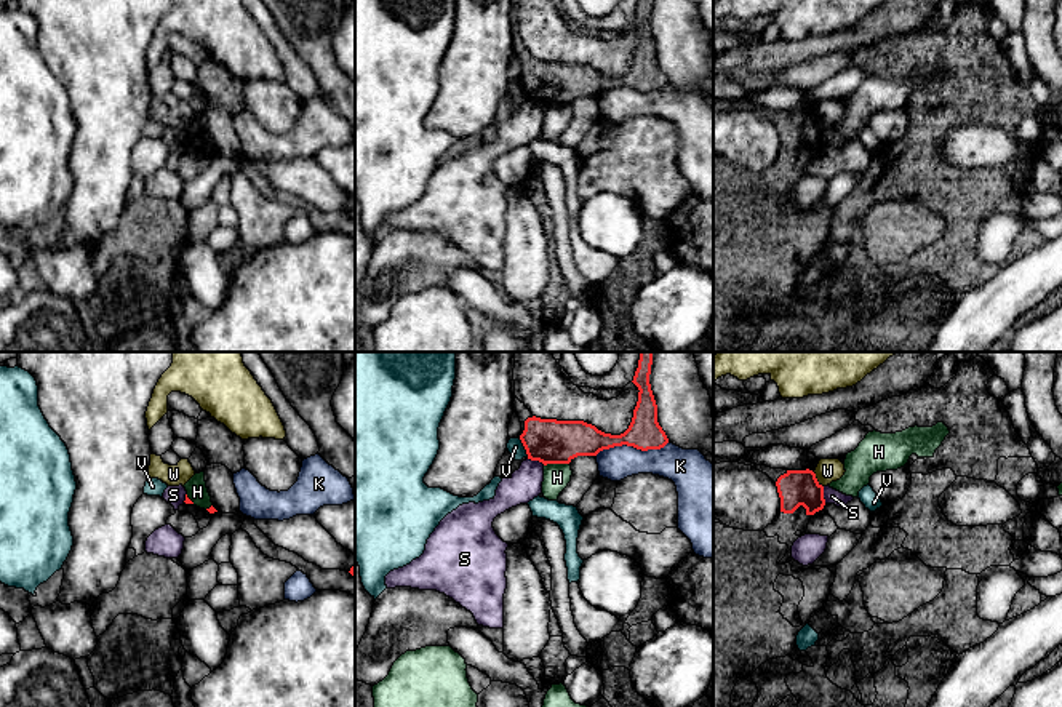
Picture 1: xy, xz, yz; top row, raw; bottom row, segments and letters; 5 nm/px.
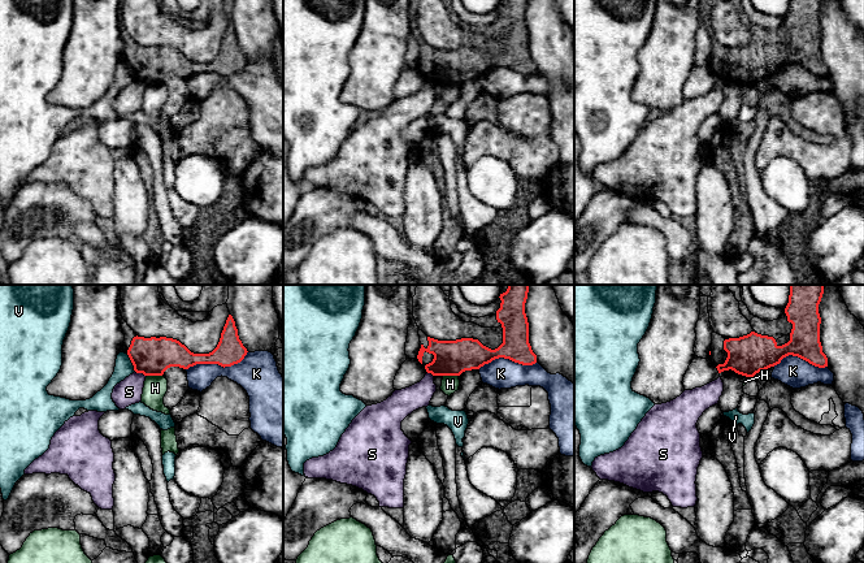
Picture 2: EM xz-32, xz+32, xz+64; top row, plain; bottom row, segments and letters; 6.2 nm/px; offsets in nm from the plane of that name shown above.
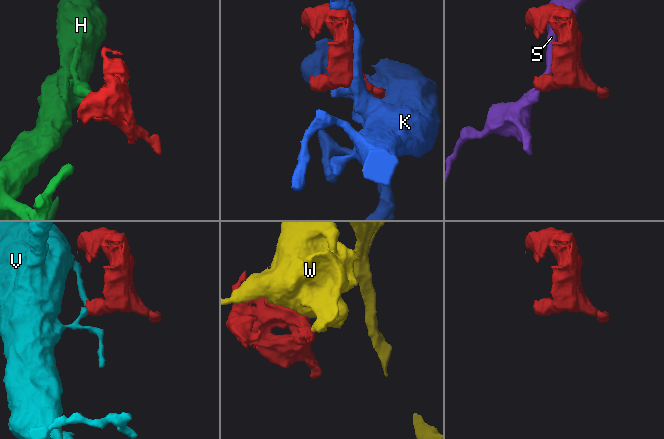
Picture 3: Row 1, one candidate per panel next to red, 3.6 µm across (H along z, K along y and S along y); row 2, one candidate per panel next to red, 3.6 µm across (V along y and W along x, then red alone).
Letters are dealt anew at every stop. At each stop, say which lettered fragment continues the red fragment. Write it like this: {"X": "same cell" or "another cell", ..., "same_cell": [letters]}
{"H": "another cell", "K": "another cell", "S": "another cell", "V": "another cell", "W": "another cell", "same_cell": []}

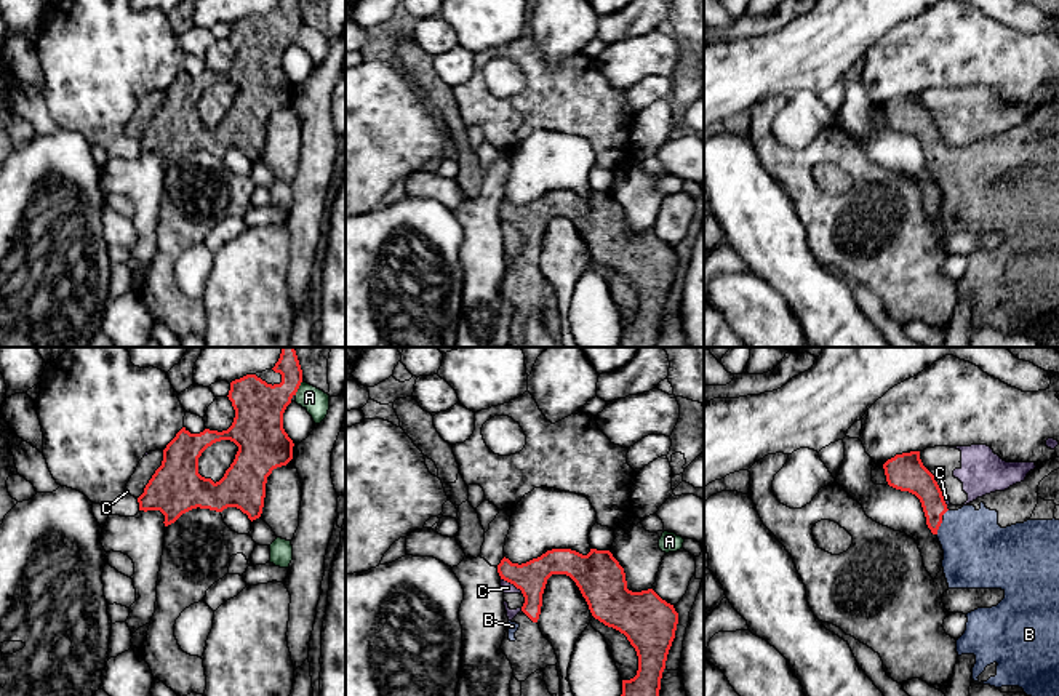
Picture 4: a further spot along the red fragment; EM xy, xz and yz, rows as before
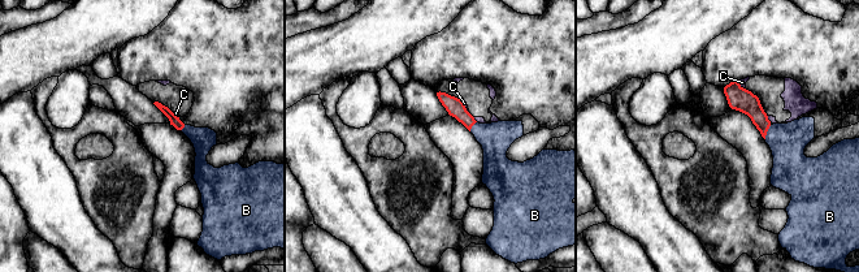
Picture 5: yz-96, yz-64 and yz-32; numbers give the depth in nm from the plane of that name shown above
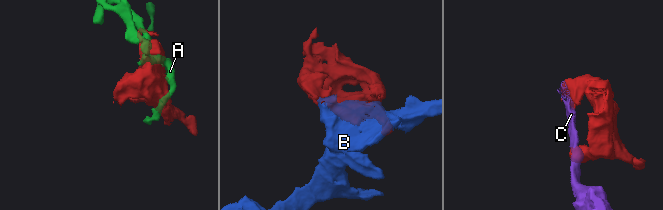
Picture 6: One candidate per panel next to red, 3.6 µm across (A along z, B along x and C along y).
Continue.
{"A": "another cell", "B": "same cell", "C": "another cell", "same_cell": ["B"]}

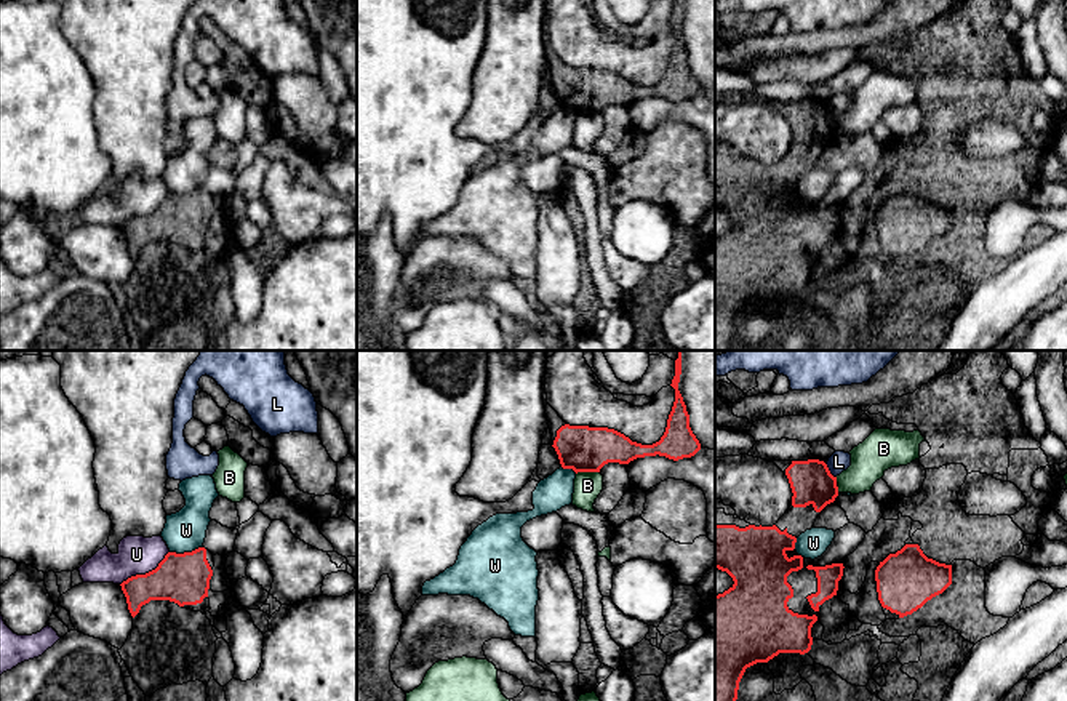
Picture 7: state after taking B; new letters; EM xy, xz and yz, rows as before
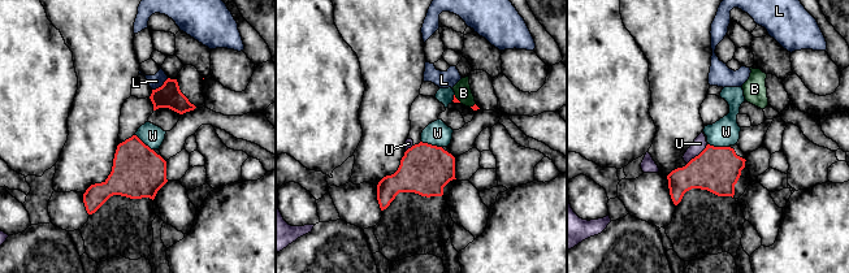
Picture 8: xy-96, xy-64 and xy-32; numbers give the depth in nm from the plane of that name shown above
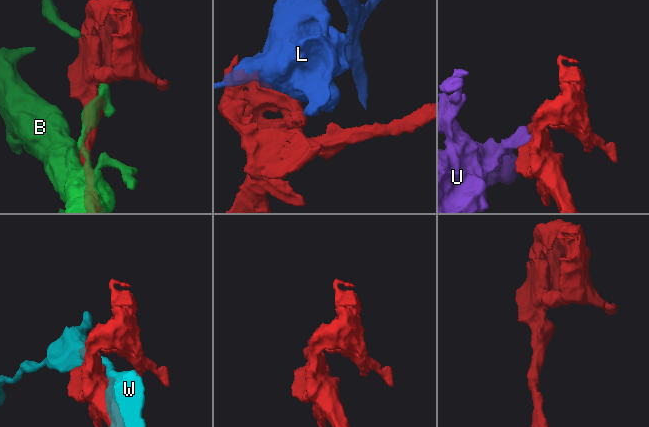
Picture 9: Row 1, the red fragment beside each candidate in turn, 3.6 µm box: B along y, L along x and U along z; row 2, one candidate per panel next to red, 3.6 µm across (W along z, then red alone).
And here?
{"B": "another cell", "L": "another cell", "U": "another cell", "W": "another cell", "same_cell": []}

